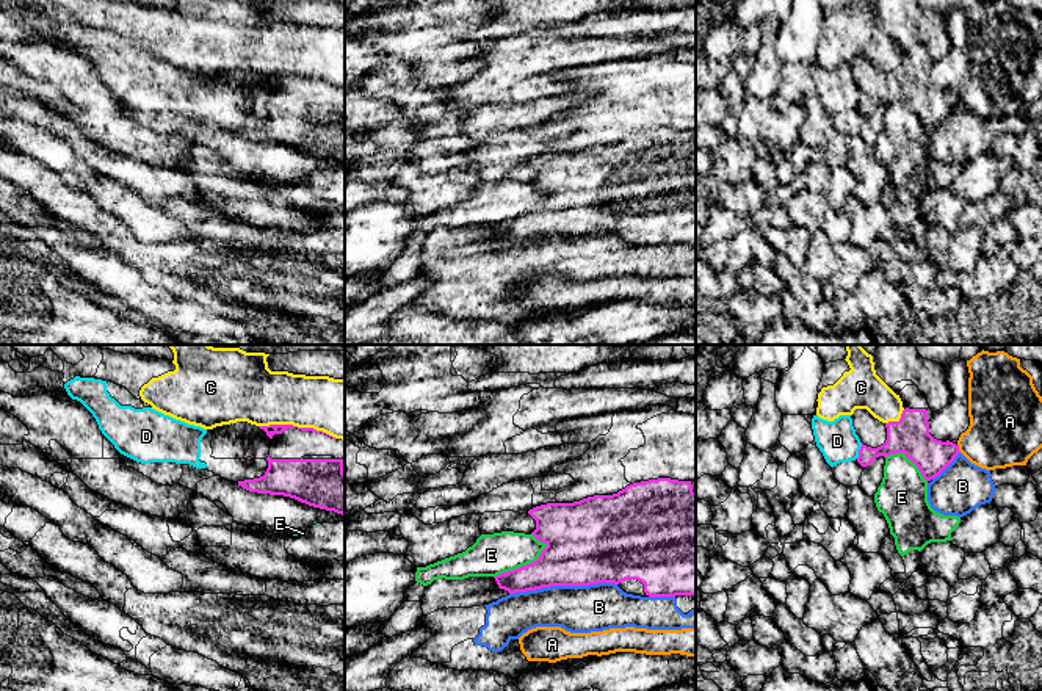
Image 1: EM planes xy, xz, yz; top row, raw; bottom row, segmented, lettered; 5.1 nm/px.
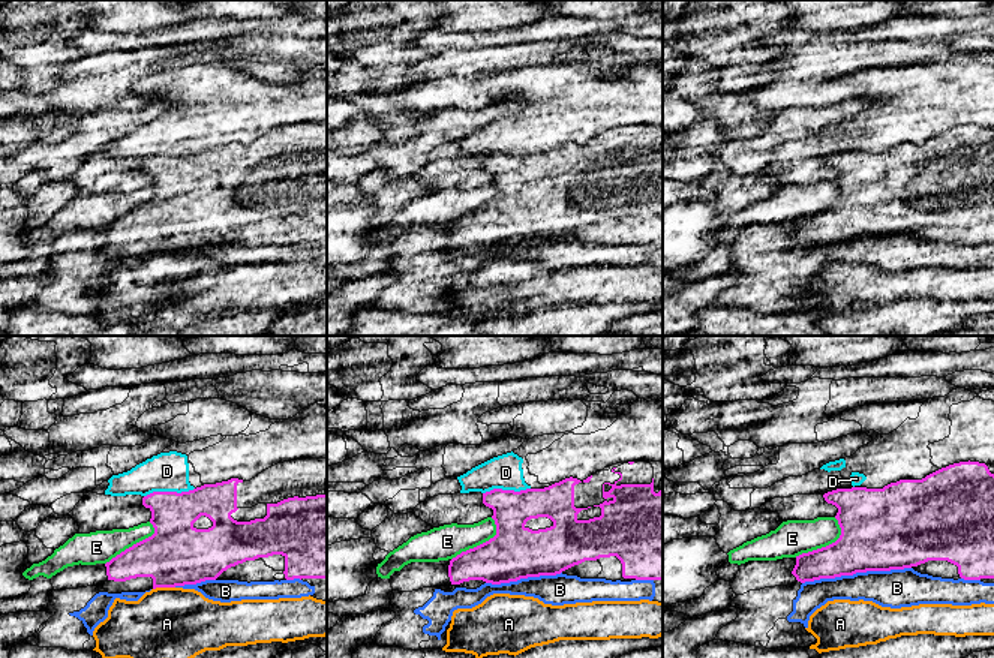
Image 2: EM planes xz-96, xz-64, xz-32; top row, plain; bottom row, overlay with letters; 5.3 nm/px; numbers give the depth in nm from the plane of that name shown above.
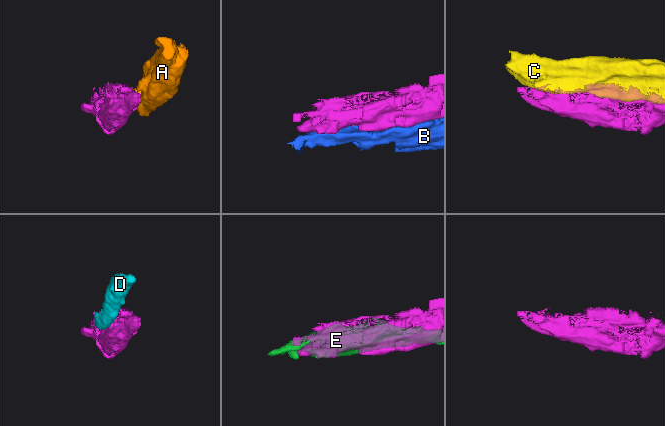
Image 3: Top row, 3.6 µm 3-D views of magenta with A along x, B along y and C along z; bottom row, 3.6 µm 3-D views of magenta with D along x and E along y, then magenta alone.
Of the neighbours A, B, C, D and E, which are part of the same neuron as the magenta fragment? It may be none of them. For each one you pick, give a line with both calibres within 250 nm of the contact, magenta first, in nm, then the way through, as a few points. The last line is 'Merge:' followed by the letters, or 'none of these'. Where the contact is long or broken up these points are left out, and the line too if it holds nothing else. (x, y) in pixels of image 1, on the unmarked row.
Merge: none of these

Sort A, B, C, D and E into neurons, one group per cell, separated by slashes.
A / B / C / D / E

